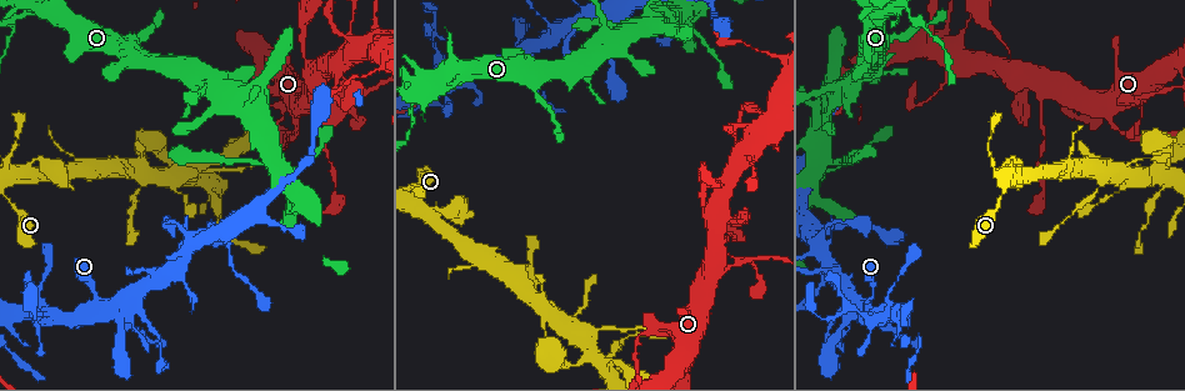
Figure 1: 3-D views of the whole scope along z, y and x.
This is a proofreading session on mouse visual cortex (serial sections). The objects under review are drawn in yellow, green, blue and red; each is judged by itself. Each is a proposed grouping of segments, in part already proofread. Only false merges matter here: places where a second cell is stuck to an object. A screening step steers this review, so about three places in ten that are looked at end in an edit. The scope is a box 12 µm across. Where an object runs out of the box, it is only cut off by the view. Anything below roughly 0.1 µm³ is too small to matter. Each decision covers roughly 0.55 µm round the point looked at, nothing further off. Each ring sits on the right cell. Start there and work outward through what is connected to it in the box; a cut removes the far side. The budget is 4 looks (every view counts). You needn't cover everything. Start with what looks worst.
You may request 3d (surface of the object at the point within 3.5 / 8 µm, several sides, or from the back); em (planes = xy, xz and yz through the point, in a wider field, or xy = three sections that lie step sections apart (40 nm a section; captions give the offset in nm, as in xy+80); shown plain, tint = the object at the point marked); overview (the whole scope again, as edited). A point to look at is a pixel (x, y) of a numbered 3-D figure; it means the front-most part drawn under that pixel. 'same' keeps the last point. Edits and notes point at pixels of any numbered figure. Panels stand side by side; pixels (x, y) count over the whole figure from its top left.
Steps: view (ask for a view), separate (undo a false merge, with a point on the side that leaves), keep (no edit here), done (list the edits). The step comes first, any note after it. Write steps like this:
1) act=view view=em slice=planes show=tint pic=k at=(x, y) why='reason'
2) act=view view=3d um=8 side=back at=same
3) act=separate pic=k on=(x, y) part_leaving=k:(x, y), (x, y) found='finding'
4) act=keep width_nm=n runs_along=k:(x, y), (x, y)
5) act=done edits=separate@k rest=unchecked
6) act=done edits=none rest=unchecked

act=view view=3d um=3.5 pic=1 at=(1043, 120) why='thin neck'

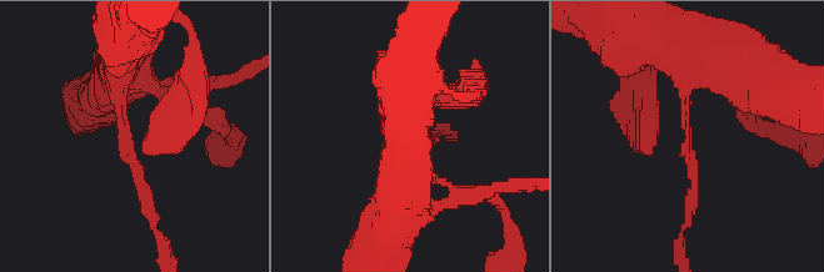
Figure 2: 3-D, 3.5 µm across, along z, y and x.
act=view view=em slice=planes show=tint pic=2 at=(123, 142) arm_widths_nm=150,300 why='now the EM'

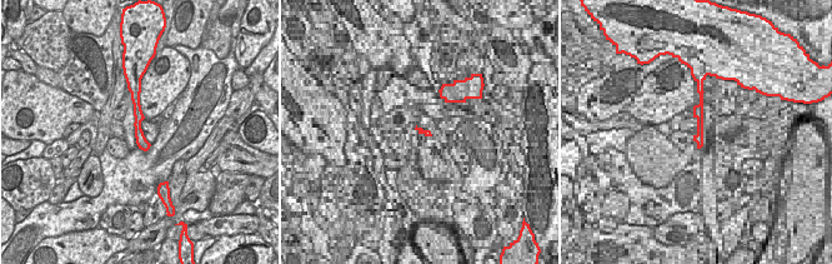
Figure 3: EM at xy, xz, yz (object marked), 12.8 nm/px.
act=keep runs_along=3:(135, 90), (138, 130), (145, 148) found='one cell here'

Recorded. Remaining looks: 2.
act=view view=3d um=3.5 pic=1 at=(310, 66) why='sharp bend'

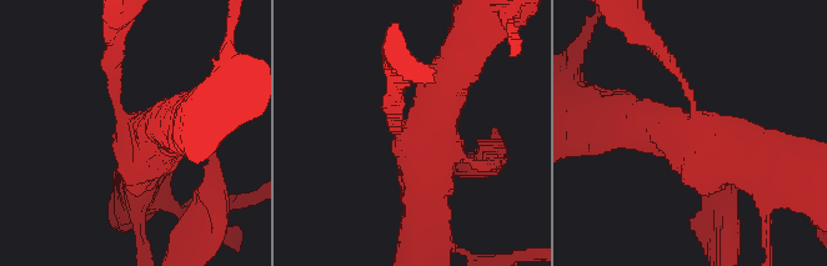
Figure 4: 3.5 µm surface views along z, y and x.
act=view view=em slice=planes show=tint pic=4 at=(699, 120)

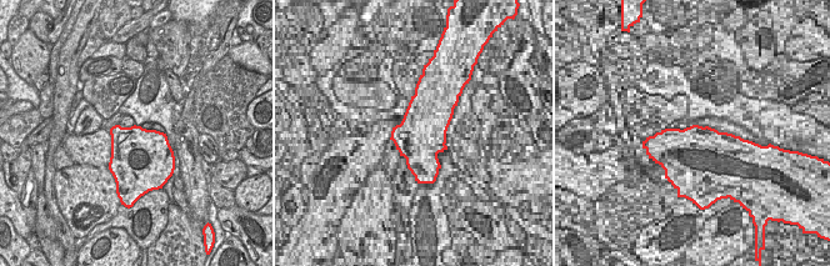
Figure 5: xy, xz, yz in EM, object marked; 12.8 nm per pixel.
act=keep width_nm=700 runs_along=4:(785, 161), (635, 126) found='all the same cell'

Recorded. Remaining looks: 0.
act=done edits=none rest=unchecked

